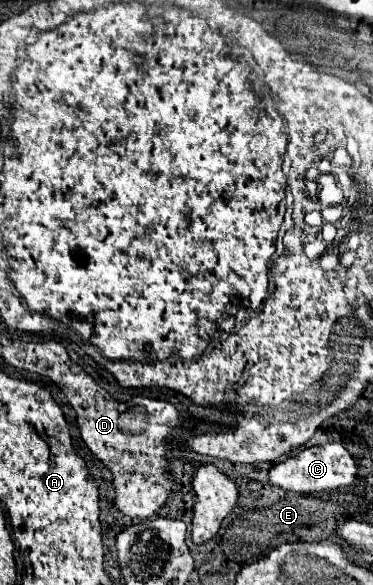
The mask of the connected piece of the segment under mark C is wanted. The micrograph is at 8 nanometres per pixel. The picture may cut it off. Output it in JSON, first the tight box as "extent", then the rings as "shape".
{"extent":[268,443,356,493],"shape":[[[326,443],[320,447],[308,447],[286,461],[280,461],[270,467],[268,483],[286,491],[296,493],[318,493],[328,489],[348,487],[356,481],[356,463],[342,443]]]}

